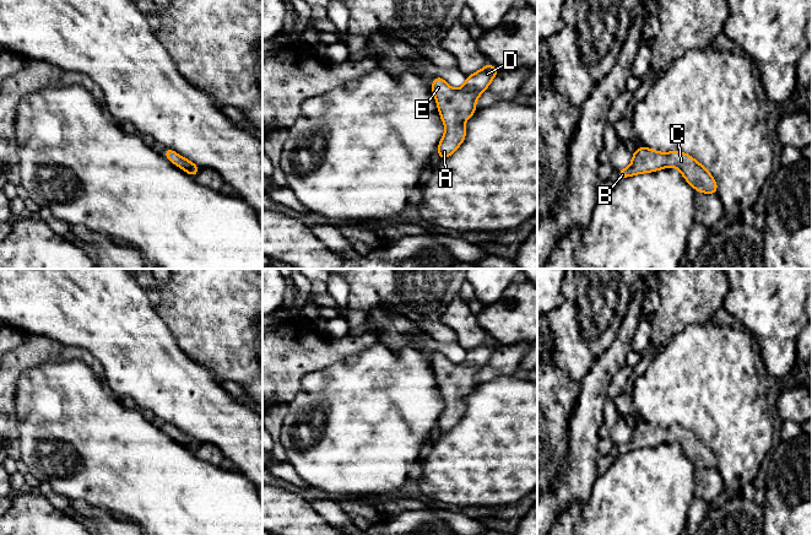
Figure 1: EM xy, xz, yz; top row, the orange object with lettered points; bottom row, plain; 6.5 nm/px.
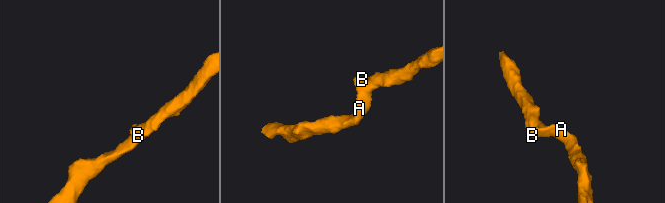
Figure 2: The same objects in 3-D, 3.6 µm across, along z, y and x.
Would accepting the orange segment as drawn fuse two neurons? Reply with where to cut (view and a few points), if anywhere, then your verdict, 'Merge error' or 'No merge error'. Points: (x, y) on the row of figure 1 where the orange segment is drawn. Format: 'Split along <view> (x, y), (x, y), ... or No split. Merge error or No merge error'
No split. No merge error

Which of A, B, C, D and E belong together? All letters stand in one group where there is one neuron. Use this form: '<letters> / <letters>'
A B C D E

